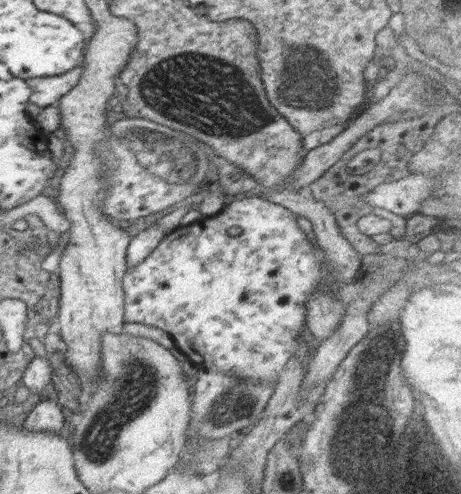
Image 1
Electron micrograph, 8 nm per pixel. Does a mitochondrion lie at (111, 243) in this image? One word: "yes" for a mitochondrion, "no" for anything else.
no

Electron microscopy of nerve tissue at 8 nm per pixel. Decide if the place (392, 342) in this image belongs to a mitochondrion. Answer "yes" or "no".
no

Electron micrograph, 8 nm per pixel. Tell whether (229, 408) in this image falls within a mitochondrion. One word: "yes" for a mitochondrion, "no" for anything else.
yes

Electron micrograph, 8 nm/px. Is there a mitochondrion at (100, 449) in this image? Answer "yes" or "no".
yes

